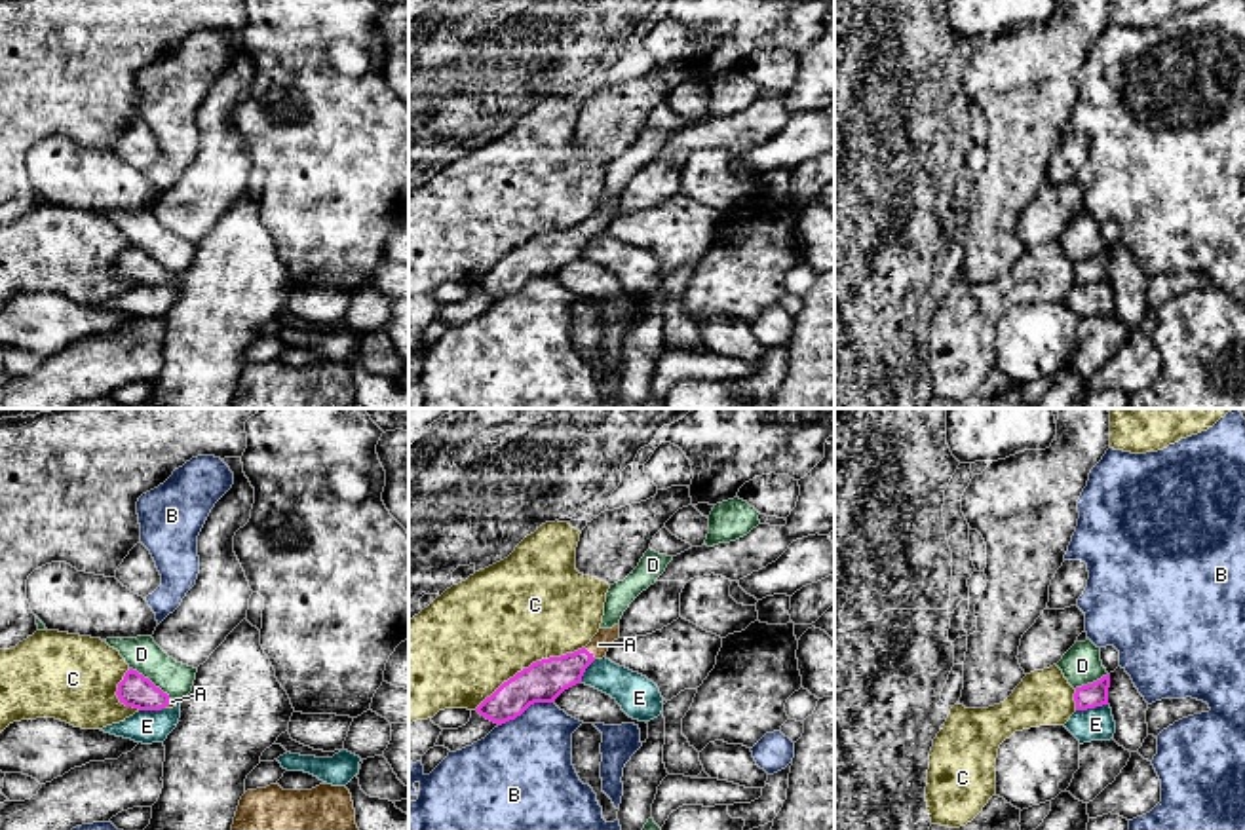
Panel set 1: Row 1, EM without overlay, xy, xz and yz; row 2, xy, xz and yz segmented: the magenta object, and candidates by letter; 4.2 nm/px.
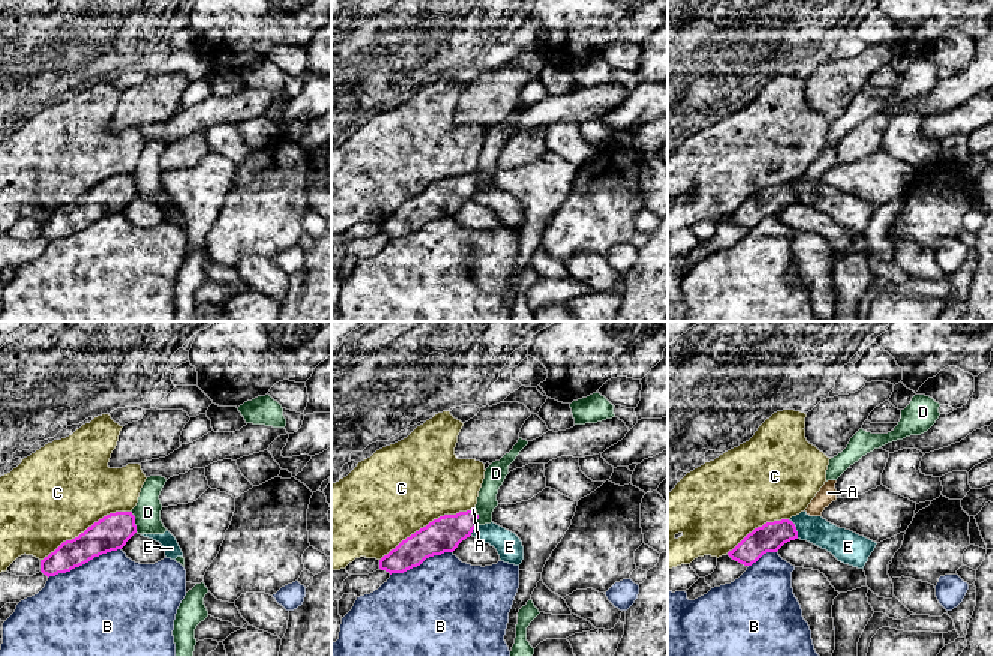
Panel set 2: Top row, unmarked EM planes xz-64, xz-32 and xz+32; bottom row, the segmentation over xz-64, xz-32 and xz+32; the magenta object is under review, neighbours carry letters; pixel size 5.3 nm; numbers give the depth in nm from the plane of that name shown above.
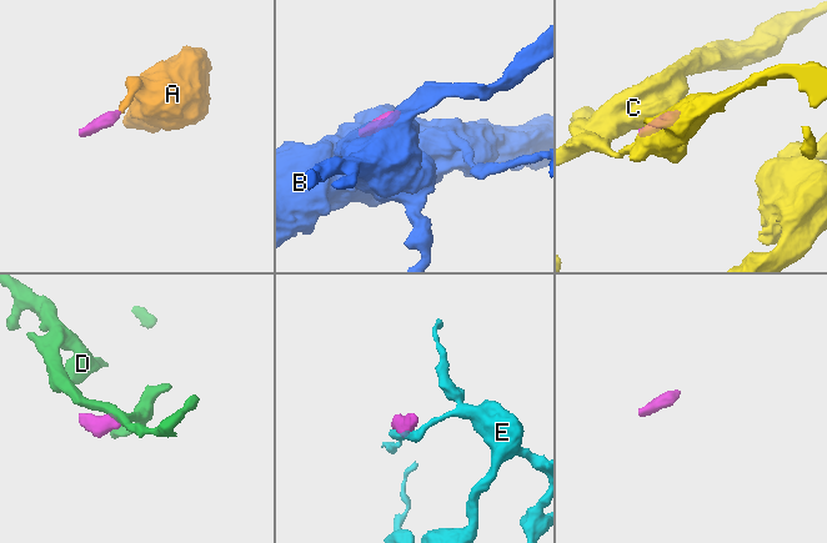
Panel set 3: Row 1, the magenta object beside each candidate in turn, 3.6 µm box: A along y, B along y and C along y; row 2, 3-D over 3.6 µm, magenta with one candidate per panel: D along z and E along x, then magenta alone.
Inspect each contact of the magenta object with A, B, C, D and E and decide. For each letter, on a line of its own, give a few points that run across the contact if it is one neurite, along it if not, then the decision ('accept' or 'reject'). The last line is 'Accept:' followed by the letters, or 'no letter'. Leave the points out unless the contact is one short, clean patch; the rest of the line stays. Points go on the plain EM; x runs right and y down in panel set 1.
A: line xz (544, 255), (567, 245), (588, 226), (599, 219); accept
B: reject
C: reject
D: line xy (130, 242), (170, 272); reject
E: line yz (1107, 278), (1076, 285); reject
Accept: A

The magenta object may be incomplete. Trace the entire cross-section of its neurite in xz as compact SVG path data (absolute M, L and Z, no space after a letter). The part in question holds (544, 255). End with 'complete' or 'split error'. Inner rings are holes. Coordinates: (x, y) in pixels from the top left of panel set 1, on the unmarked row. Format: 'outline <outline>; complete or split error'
outline M620 198L612 203L599 203L585 222L561 232L542 234L523 243L475 285L502 300L521 291L534 277L553 277L565 264L580 258L585 243L595 234L603 234L618 213Z; split error

